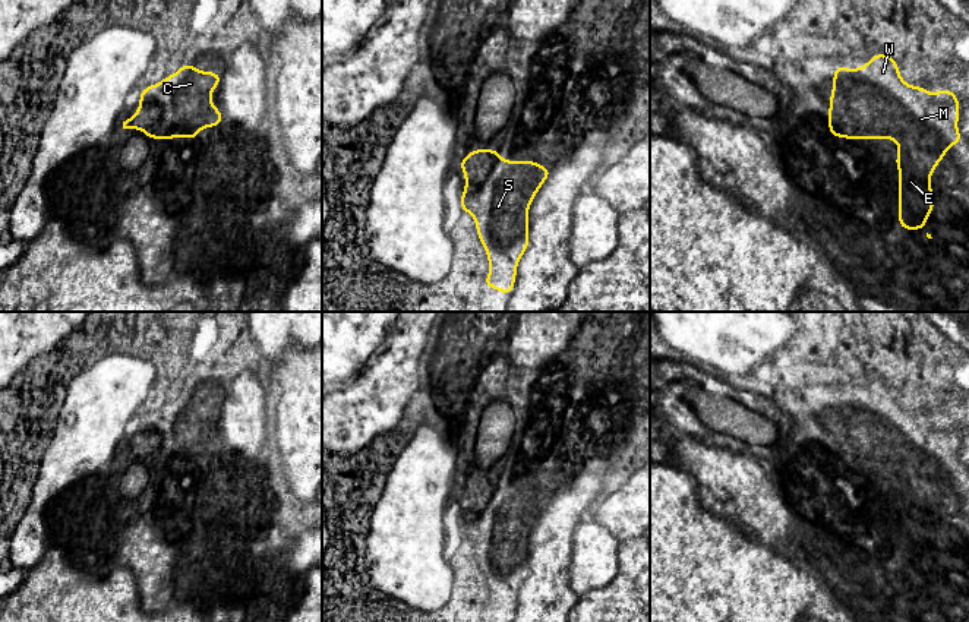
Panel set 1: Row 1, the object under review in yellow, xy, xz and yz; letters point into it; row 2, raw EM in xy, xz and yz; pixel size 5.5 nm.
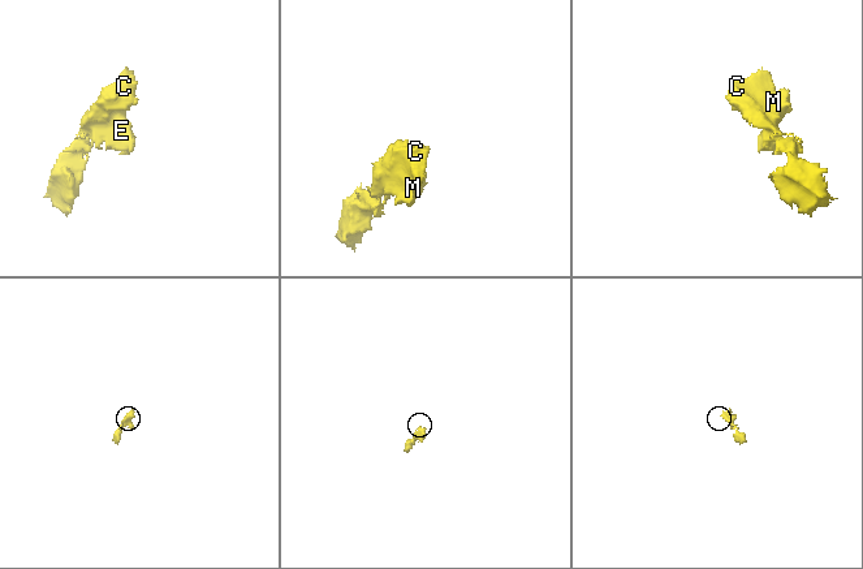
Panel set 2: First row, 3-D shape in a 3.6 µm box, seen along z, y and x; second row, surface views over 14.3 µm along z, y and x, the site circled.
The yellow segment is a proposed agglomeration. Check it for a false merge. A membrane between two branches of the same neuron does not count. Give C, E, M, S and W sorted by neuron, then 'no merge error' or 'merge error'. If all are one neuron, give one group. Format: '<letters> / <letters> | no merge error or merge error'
C / E M S W | merge error

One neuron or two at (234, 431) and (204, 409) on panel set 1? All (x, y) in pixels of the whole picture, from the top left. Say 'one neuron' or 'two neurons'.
two neurons

